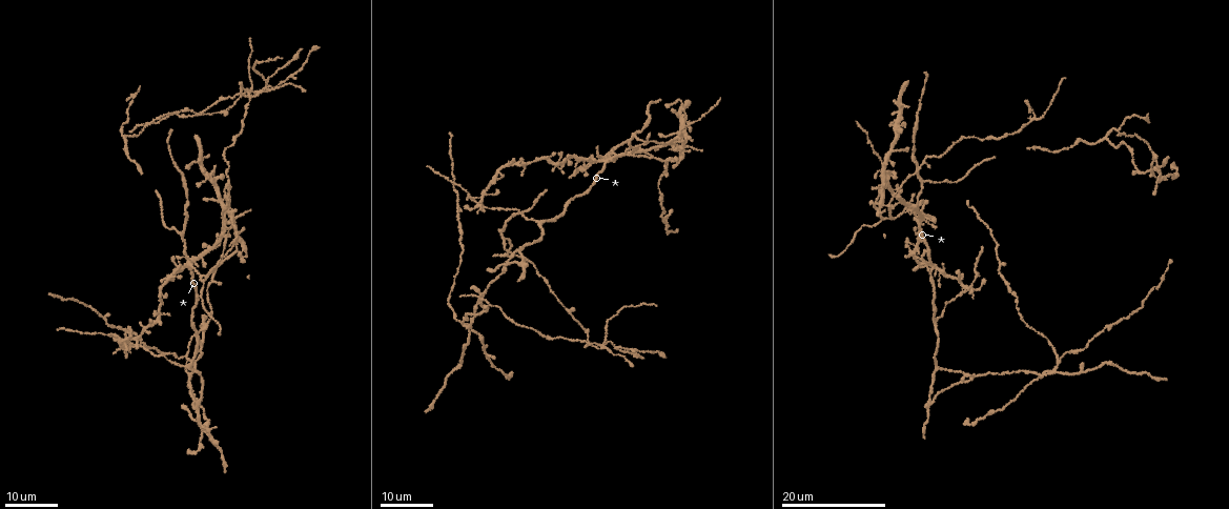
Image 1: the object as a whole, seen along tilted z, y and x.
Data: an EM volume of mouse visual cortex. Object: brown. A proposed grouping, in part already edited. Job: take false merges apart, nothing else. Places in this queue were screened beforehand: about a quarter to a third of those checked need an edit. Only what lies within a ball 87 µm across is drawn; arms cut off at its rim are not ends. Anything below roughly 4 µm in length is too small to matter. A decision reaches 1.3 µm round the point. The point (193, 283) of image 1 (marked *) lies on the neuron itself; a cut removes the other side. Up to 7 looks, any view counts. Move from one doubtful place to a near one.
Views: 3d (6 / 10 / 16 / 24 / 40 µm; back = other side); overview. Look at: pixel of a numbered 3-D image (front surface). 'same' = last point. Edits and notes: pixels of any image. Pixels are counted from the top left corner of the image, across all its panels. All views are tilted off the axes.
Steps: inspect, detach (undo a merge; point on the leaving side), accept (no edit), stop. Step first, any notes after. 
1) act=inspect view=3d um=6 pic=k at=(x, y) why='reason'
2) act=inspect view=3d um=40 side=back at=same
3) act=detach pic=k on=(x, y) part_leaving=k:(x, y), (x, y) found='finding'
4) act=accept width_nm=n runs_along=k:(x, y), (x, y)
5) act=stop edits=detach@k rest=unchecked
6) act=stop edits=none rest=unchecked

act=inspect view=3d um=16 pic=1 at=(227, 237) why='four-way junction'

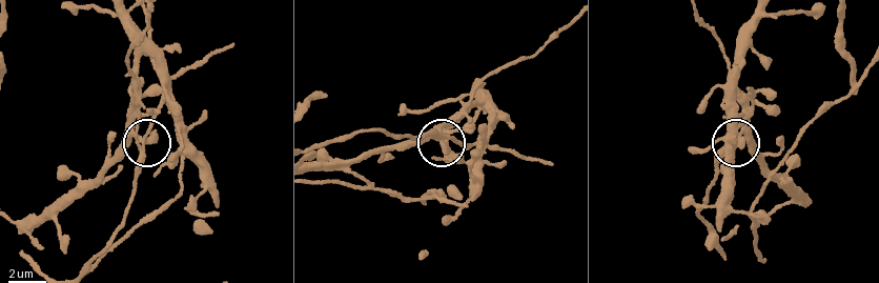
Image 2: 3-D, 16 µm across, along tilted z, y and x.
act=inspect view=3d um=6 pic=2 at=(141, 146) why='closer look'

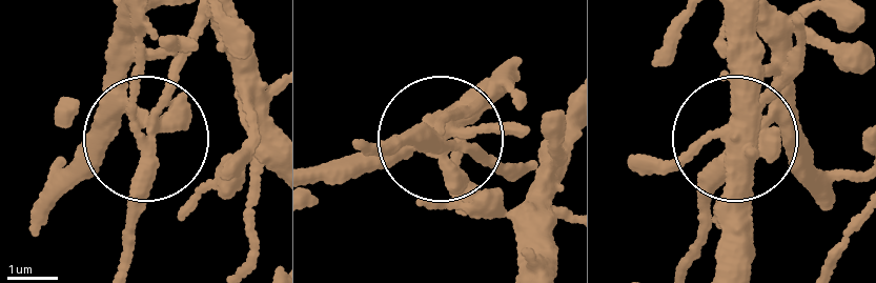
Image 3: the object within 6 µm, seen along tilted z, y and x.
act=accept arms=4 found='all the same neuron'

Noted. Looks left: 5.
act=inspect view=3d um=24 pic=1 at=(240, 259) why='thick turns thin'

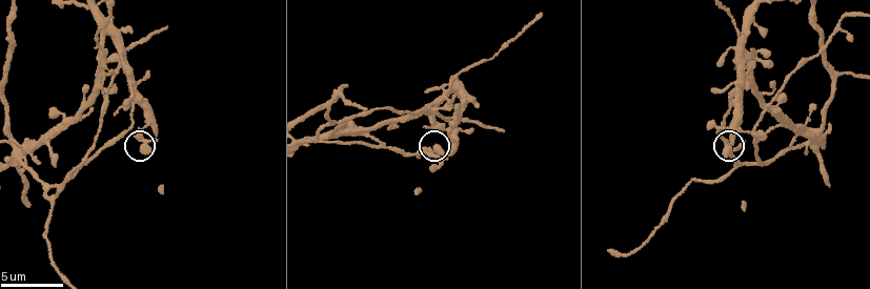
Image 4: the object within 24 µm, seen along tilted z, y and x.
act=inspect view=3d um=10 pic=4 at=(143, 146) why='closer look'

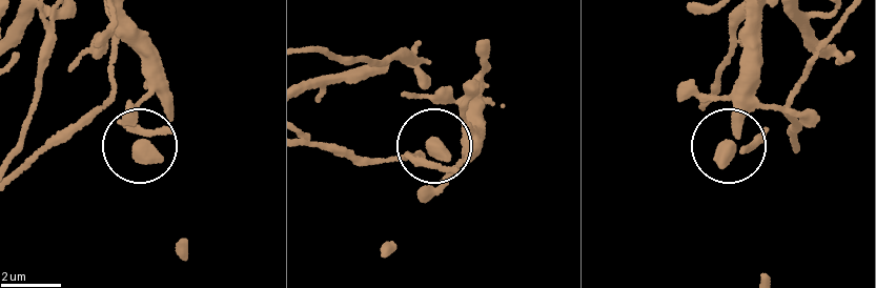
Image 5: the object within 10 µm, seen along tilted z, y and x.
act=inspect view=3d um=10 side=back pic=5 at=(731, 148) why='other side'

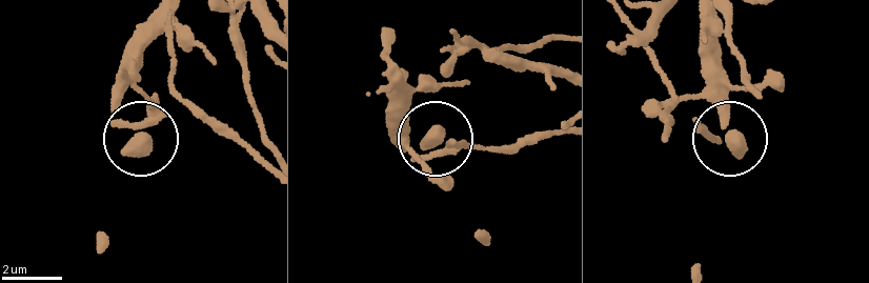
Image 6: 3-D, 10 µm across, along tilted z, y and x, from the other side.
act=accept width_nm=350 found='one neuron here'

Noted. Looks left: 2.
act=inspect view=3d um=10 pic=4 at=(835, 72) why='branch point'

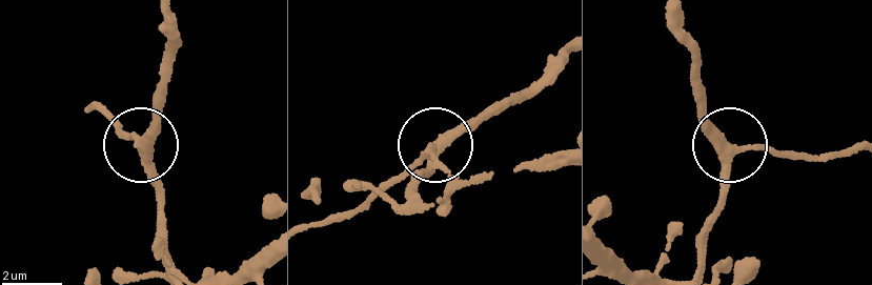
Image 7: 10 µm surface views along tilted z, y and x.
act=accept width_nm=260 found='continuous, no second neuron'

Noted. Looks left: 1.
act=stop edits=none rest=unchecked

